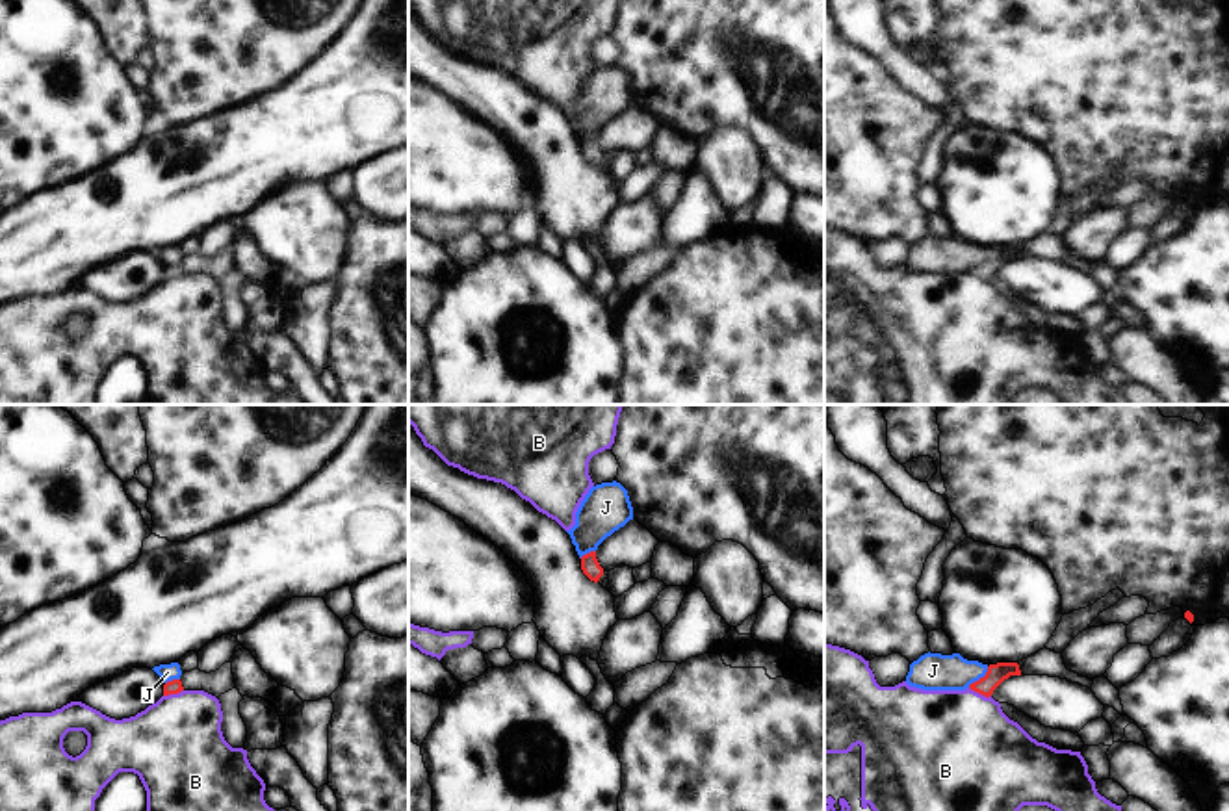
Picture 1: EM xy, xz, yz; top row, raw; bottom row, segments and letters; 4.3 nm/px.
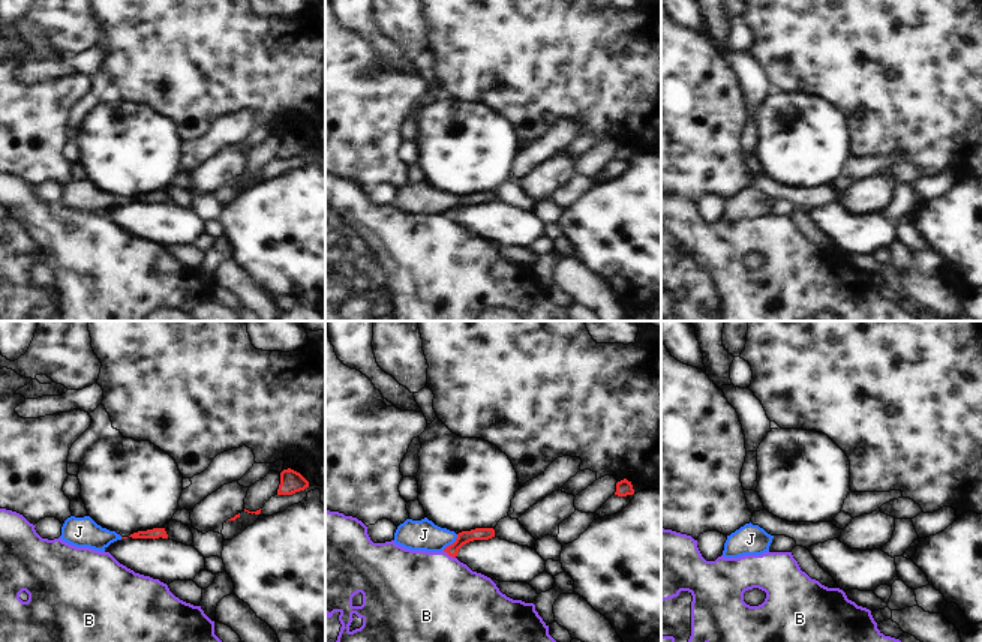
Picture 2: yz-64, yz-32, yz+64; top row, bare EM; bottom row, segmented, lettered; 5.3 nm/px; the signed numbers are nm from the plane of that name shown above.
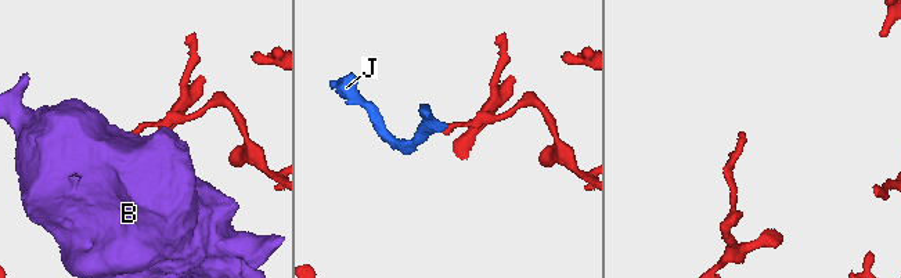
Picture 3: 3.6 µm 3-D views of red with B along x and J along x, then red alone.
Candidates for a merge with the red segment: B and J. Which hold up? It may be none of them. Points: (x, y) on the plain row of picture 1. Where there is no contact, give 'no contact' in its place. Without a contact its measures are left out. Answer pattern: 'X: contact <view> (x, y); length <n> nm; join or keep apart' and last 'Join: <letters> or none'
B: contact yz (981, 277); length 100 nm; keep apart
J: contact yz (981, 262); length 130 nm; join
Join: J

